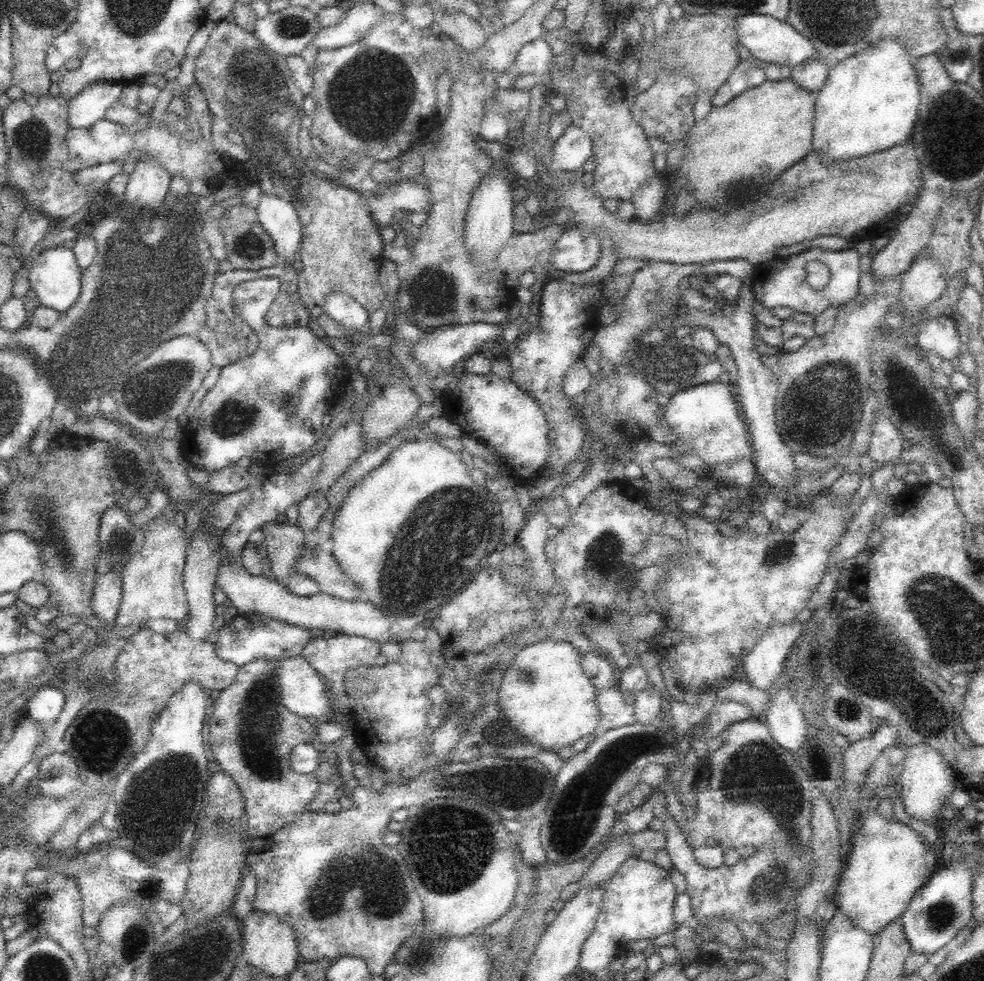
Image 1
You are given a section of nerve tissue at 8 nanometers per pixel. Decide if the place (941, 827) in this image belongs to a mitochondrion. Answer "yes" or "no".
no

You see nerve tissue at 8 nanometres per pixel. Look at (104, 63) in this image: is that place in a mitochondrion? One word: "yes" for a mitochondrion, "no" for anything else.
no

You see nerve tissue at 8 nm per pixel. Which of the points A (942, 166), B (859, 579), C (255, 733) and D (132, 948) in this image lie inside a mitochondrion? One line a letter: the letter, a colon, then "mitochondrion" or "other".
A: mitochondrion
B: other
C: mitochondrion
D: mitochondrion

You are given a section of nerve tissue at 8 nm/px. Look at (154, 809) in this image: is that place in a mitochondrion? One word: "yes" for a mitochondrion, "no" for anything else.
yes

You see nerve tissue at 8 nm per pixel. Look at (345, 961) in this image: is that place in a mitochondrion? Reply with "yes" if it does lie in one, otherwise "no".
no

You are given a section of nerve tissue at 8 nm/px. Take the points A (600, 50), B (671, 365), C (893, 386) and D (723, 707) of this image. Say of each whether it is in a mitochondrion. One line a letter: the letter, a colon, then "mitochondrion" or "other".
A: other
B: mitochondrion
C: mitochondrion
D: other

